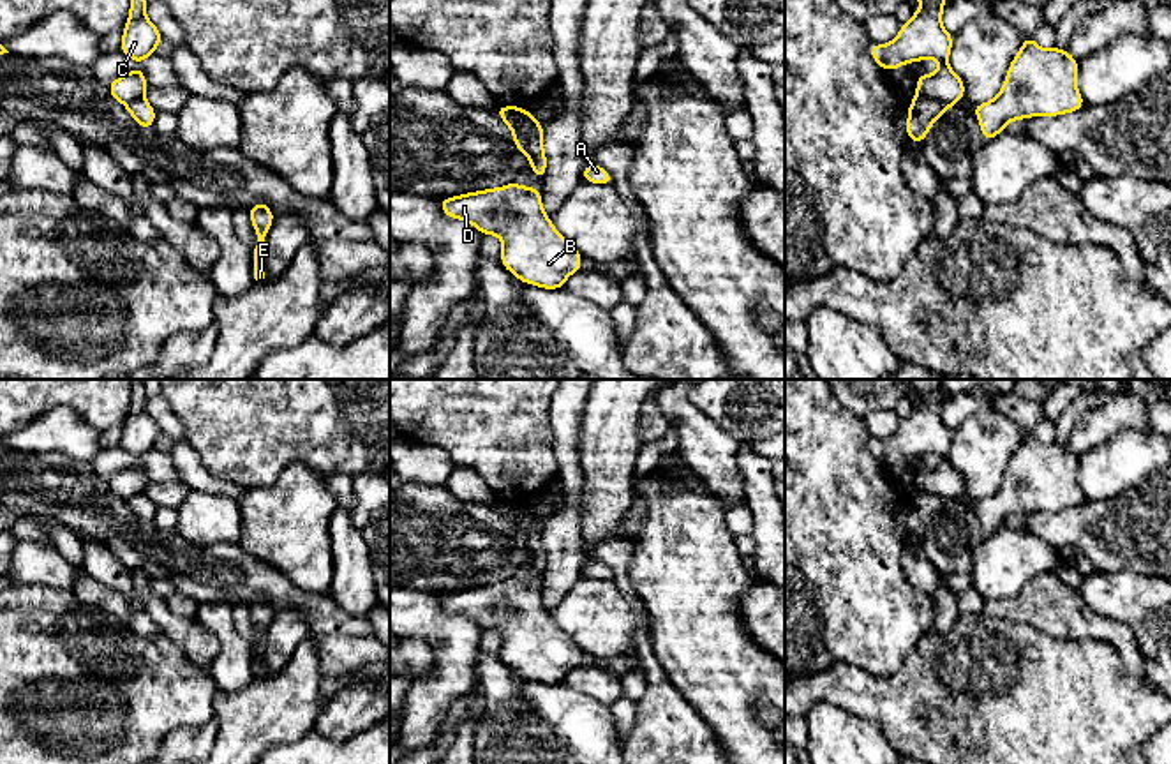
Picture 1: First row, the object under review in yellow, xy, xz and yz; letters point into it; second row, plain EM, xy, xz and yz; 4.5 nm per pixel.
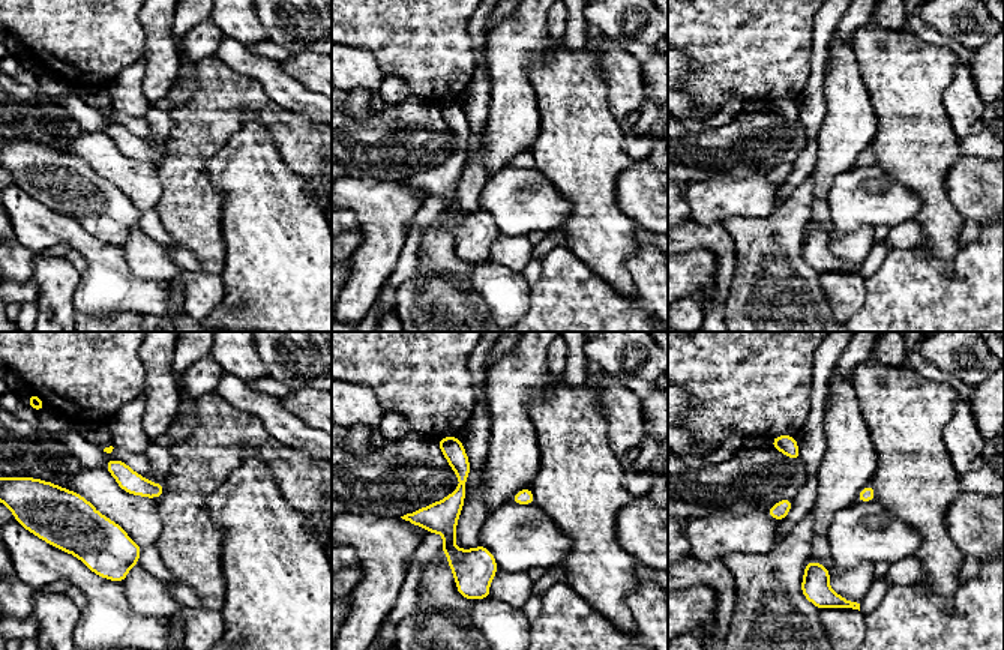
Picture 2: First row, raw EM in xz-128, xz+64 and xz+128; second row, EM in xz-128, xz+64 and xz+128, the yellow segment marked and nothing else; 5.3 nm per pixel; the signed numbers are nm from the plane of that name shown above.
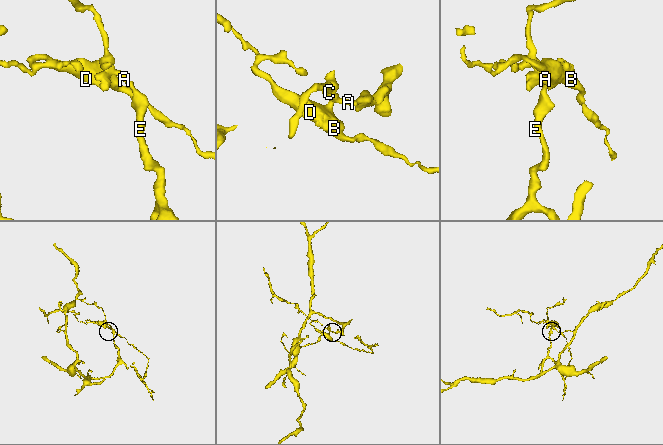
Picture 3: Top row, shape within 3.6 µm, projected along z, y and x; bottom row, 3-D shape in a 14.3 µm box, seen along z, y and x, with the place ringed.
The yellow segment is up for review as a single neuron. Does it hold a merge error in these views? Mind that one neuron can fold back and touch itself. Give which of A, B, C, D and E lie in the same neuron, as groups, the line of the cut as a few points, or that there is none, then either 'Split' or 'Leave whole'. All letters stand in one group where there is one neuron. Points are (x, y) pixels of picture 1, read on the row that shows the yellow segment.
Groups: A C E / B D. Split along xz (522, 108), (522, 133), (531, 161). Split

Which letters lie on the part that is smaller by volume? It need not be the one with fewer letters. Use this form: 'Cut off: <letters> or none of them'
Cut off: B, D

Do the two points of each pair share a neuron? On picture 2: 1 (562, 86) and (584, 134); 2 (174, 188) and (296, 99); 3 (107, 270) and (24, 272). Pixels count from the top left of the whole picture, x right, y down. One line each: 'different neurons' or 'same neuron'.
1: same neuron
2: different neurons
3: different neurons

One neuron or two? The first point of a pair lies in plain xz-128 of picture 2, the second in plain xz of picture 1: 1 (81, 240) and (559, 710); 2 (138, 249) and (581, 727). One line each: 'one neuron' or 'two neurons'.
1: one neuron
2: two neurons

